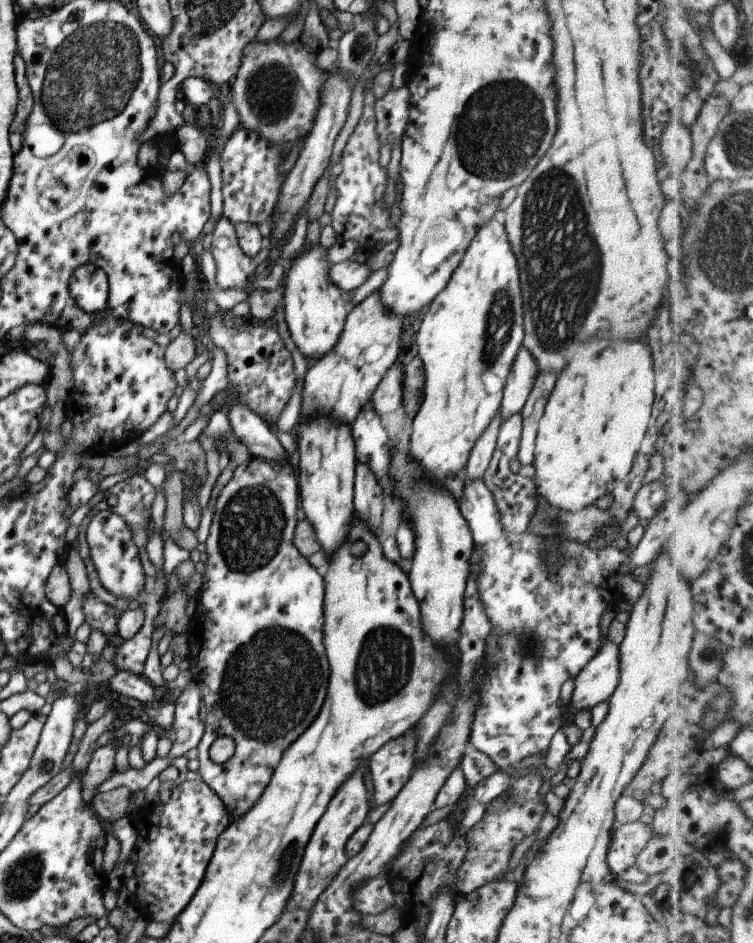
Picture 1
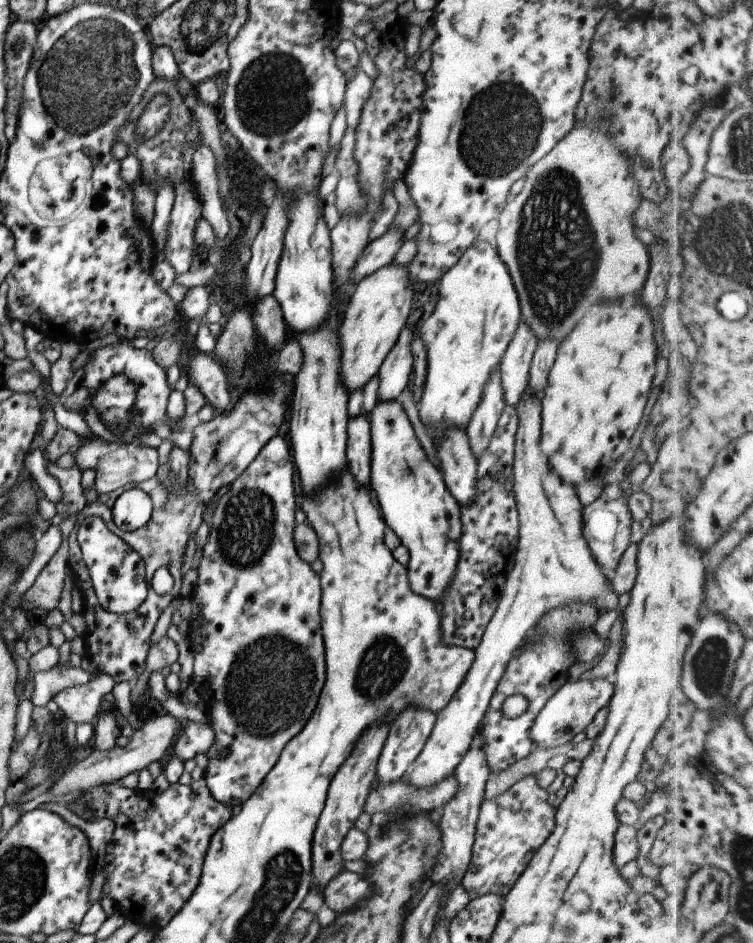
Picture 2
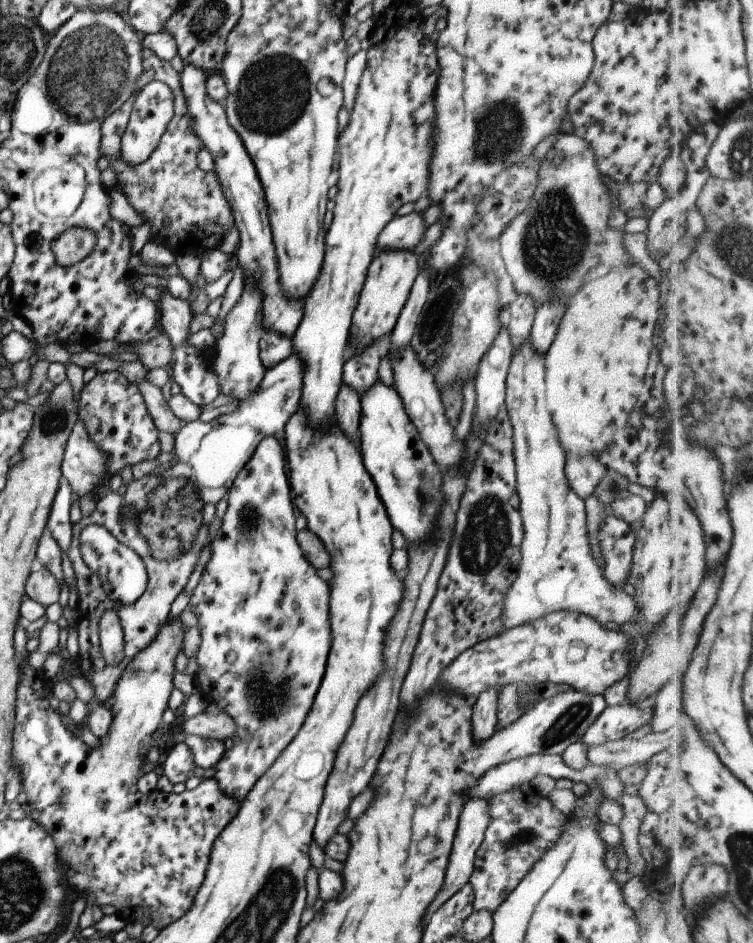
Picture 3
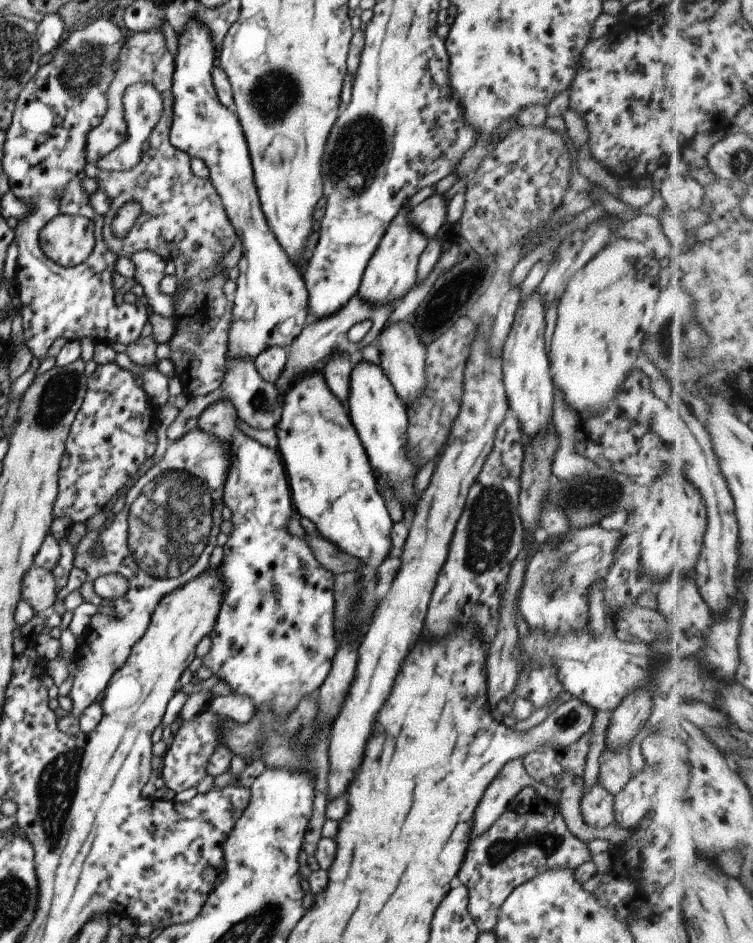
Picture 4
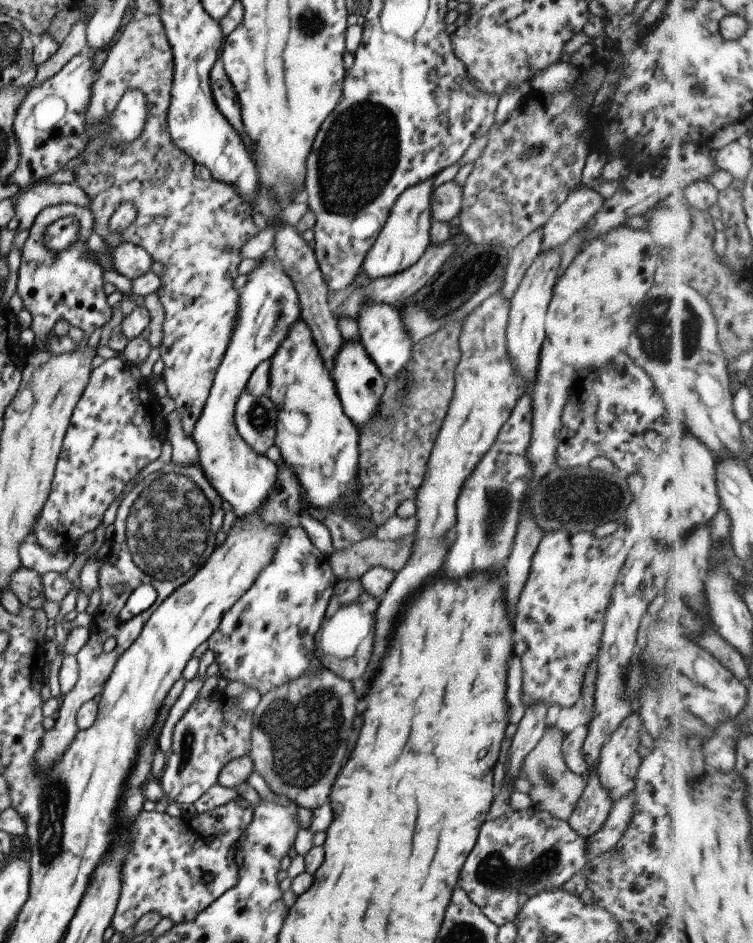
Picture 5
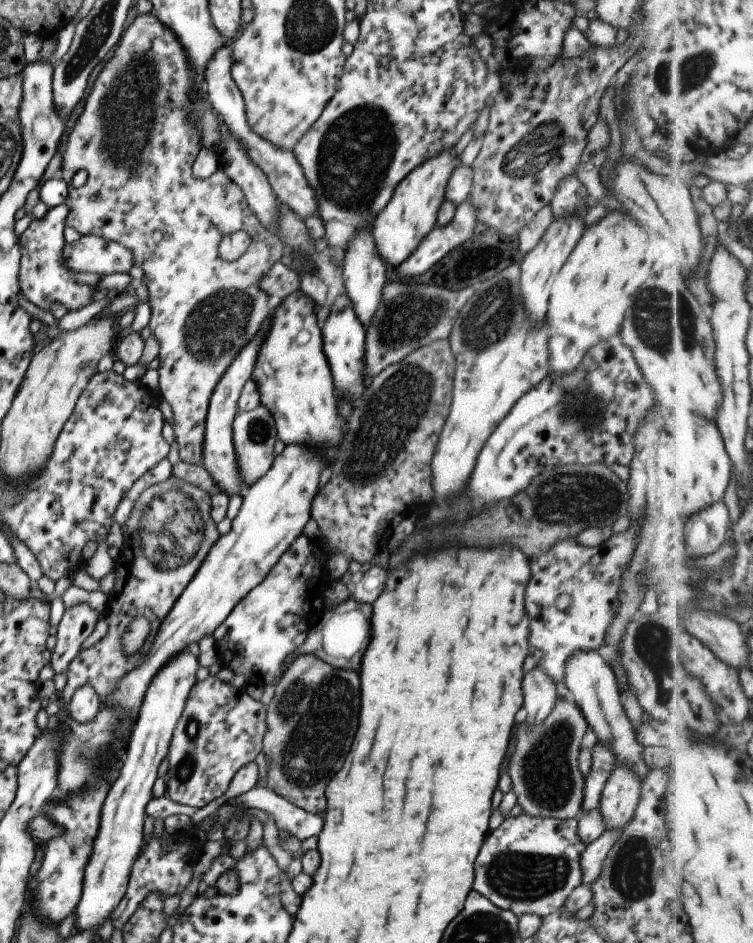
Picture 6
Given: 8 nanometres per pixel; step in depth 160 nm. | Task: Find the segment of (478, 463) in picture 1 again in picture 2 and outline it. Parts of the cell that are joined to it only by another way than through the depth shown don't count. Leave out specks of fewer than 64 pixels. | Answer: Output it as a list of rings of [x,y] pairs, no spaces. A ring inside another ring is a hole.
[[[497,366],[483,385],[481,398],[464,428],[469,448],[475,458],[485,450],[505,405],[500,383],[500,368]]]

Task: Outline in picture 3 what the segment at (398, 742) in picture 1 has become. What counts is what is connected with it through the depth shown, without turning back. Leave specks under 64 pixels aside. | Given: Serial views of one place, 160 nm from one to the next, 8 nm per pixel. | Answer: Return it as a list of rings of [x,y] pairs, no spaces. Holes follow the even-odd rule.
[[[504,403],[499,405],[497,414],[490,420],[482,445],[478,448],[472,467],[466,476],[466,489],[458,502],[455,516],[454,531],[446,550],[445,564],[443,565],[435,596],[431,600],[431,608],[425,614],[417,646],[411,656],[411,664],[407,676],[401,686],[401,704],[411,708],[415,706],[417,698],[421,698],[427,690],[433,688],[441,668],[451,664],[459,652],[471,648],[477,642],[497,636],[504,631],[500,614],[504,609],[503,603],[508,588],[516,577],[516,568],[520,561],[520,544],[523,540],[522,520],[518,510],[509,504],[509,496],[516,490],[516,472],[512,453],[512,428],[509,415]]]

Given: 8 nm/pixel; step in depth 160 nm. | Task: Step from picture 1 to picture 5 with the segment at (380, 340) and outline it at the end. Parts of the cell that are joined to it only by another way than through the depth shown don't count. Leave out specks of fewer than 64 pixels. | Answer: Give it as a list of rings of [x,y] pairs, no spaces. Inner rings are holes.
[[[431,177],[407,187],[391,206],[386,221],[383,223],[371,248],[365,253],[360,268],[369,280],[382,279],[410,267],[430,244],[429,229],[431,224],[430,198],[432,195]]]

